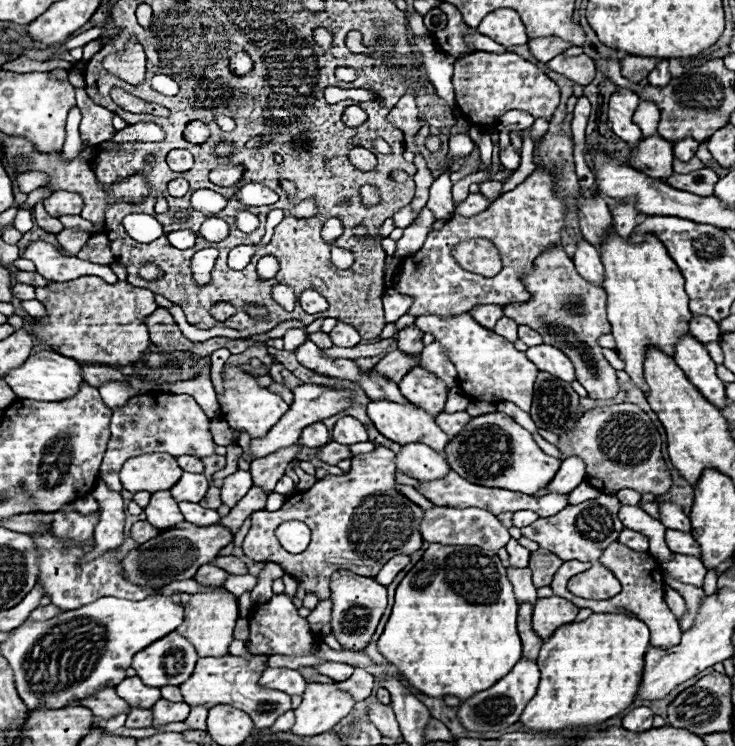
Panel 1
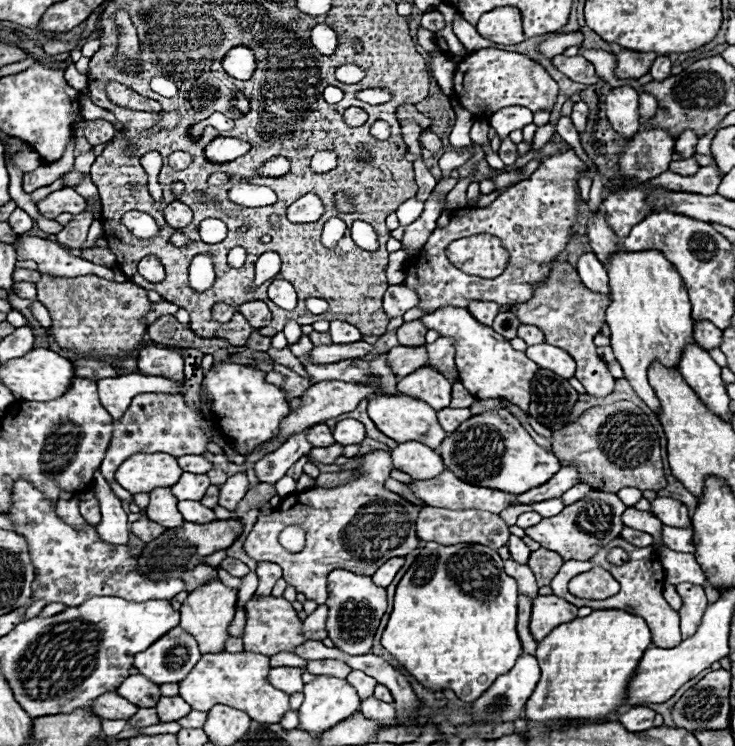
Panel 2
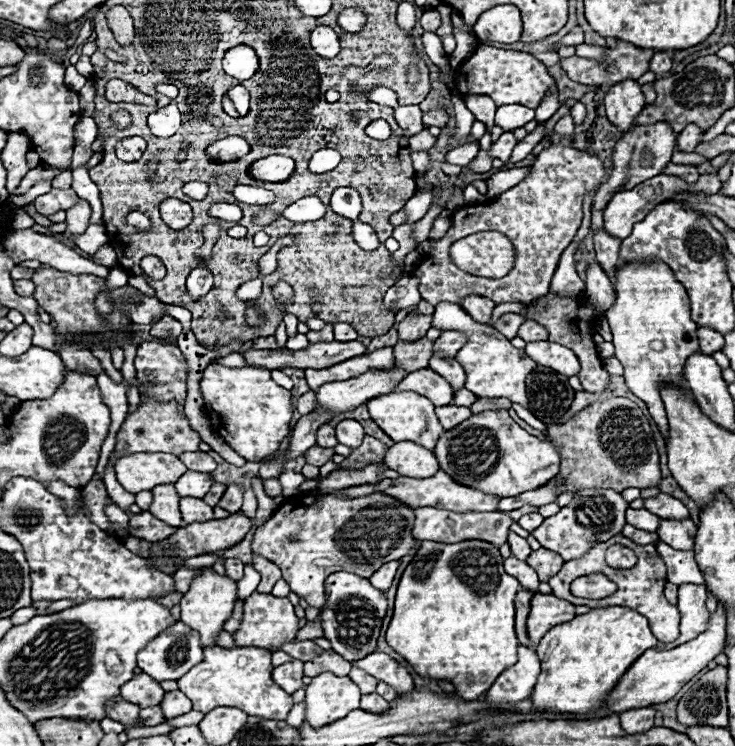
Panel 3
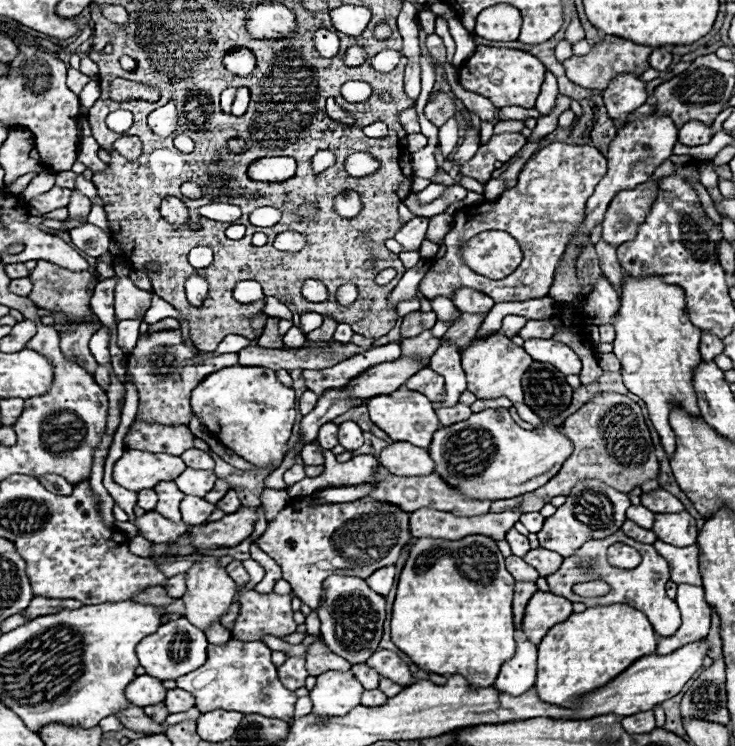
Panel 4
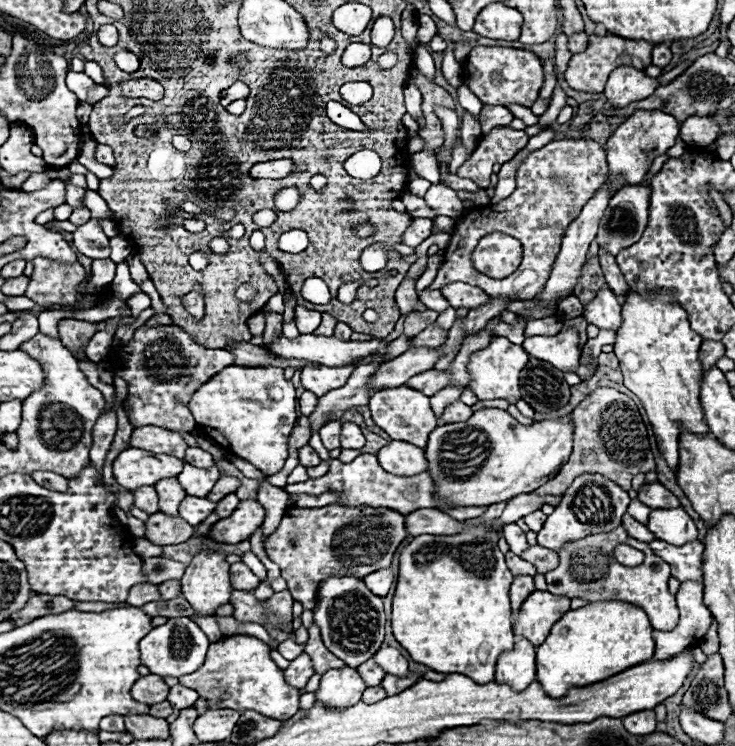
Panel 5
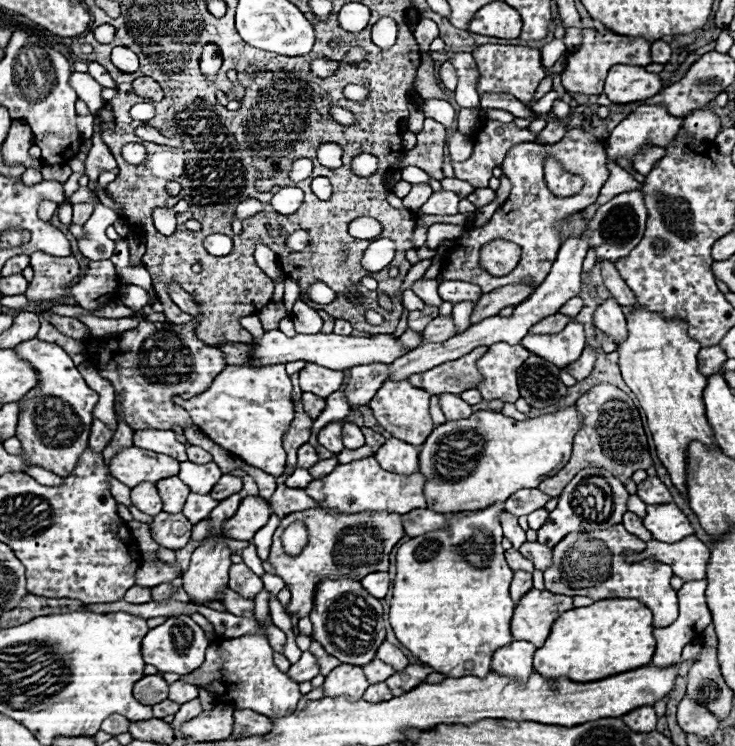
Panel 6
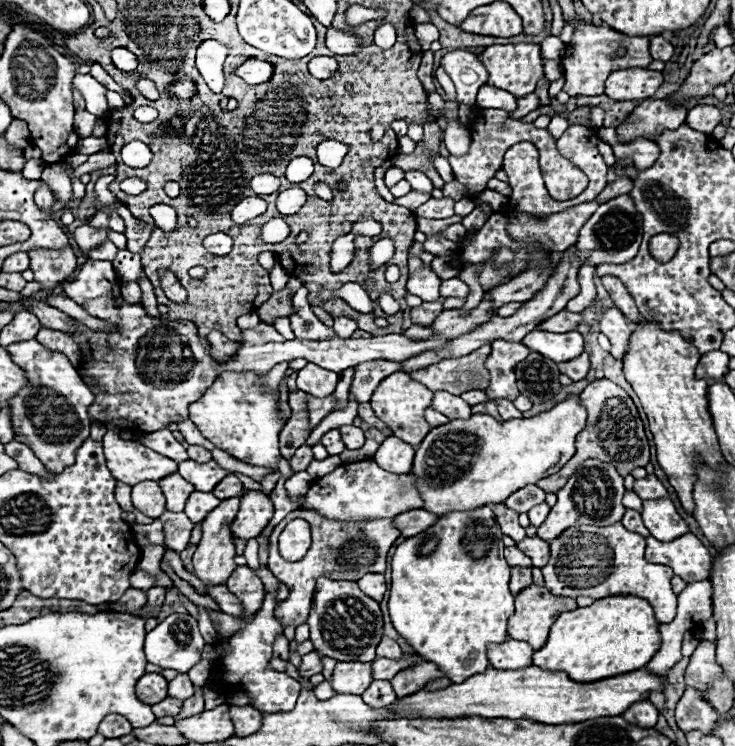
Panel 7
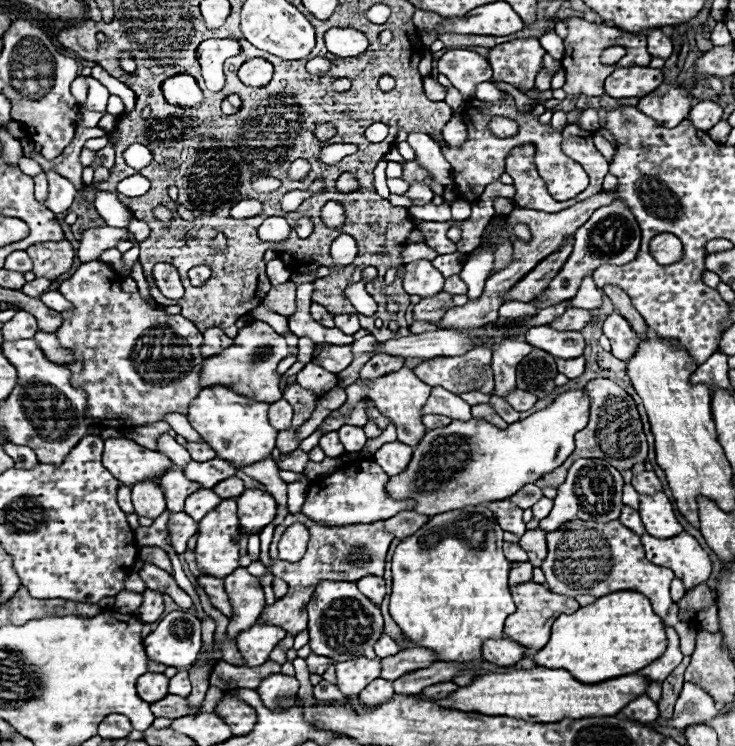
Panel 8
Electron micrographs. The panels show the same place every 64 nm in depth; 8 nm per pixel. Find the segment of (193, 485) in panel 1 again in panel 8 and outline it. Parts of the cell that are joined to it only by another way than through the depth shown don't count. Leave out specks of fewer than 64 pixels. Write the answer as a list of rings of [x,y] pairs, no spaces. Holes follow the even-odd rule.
[[[214,458],[208,462],[194,462],[192,460],[190,464],[186,464],[186,468],[182,468],[182,472],[190,480],[200,482],[202,488],[214,488],[214,484],[236,476],[236,468],[222,458]]]

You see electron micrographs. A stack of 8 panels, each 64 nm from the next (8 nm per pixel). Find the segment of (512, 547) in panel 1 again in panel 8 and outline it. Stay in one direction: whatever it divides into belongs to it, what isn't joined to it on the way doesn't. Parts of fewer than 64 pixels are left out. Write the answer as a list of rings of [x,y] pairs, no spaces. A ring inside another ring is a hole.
[[[494,500],[494,502],[486,502],[484,506],[494,512],[496,522],[500,524],[502,530],[514,532],[518,536],[522,536],[526,532],[524,522],[522,522],[522,508],[518,508],[514,502],[510,502],[510,500]]]

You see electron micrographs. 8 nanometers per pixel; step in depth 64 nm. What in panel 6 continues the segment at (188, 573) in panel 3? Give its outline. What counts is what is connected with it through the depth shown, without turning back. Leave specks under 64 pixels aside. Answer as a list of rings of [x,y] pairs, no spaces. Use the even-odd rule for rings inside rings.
[[[158,584],[152,588],[152,600],[154,602],[162,602],[168,600],[172,594],[172,584]]]

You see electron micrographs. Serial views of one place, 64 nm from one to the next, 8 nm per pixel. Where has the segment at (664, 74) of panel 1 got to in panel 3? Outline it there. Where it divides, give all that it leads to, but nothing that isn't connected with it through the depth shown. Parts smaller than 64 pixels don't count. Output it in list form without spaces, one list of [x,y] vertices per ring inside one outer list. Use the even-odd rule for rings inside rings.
[[[656,52],[650,60],[650,70],[656,74],[664,74],[672,68],[672,58],[666,52]]]

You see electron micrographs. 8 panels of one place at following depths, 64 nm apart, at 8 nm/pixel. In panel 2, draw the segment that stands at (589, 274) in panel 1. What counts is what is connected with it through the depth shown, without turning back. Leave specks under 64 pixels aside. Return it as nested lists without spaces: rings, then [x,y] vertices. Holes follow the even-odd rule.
[[[592,252],[580,256],[580,260],[578,260],[578,274],[580,274],[580,278],[582,278],[582,282],[586,284],[588,290],[604,294],[604,296],[610,294],[608,272],[606,272],[604,264]]]

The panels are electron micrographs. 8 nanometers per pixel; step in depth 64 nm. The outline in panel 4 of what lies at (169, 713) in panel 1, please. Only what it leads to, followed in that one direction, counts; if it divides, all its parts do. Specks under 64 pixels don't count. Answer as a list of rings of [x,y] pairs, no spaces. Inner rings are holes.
[[[172,688],[172,690],[168,690],[168,696],[164,702],[166,702],[166,708],[170,710],[170,714],[176,714],[176,712],[190,710],[196,704],[196,698],[194,698],[194,694],[190,694],[182,688]]]

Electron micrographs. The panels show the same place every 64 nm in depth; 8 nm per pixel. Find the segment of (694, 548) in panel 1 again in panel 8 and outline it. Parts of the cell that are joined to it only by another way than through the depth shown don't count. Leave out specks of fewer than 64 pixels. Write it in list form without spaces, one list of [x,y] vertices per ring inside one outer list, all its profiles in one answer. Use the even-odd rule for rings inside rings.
[[[664,492],[656,494],[640,494],[640,508],[638,508],[644,528],[648,534],[656,538],[670,538],[682,532],[682,524],[676,520],[670,500],[664,496]]]

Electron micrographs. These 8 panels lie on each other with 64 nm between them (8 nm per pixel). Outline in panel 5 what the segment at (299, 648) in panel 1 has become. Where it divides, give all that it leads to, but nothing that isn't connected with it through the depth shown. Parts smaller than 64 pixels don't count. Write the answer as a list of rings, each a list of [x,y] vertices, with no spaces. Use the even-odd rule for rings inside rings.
[[[232,590],[230,604],[234,606],[234,618],[240,622],[258,622],[258,624],[272,624],[280,628],[280,620],[292,622],[292,596],[288,590],[276,592],[270,600],[258,602],[254,594]]]

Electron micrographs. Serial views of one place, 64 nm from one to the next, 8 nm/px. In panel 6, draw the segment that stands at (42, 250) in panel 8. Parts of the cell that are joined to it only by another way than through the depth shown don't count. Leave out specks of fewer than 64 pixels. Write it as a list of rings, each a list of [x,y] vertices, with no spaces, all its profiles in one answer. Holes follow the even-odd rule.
[[[34,252],[30,256],[30,266],[34,268],[34,280],[26,290],[26,298],[34,302],[64,300],[68,296],[70,282],[80,274],[80,266],[74,256],[58,258],[46,252]]]

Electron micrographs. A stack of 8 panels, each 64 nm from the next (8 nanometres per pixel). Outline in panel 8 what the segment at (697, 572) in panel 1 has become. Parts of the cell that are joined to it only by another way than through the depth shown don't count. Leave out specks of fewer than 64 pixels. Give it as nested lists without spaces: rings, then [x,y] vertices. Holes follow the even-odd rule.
[[[680,532],[672,538],[654,538],[650,534],[642,534],[640,538],[646,558],[658,566],[672,568],[674,576],[684,582],[686,590],[692,590],[696,584],[708,580],[712,562],[696,538],[688,532]]]

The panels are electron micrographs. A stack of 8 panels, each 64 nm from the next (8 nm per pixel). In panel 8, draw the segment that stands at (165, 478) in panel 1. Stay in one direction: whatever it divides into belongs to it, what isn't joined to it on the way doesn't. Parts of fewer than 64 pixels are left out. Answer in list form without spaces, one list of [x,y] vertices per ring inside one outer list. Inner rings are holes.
[[[124,436],[108,438],[104,440],[104,444],[104,466],[126,486],[172,468],[172,462],[164,454],[148,450]]]

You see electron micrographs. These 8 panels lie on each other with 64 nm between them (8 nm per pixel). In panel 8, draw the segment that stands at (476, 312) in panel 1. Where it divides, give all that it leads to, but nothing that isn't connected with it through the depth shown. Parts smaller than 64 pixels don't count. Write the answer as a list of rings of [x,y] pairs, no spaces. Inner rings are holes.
[[[454,274],[454,276],[446,278],[444,292],[450,292],[450,294],[466,294],[466,284],[462,282],[462,278],[458,274]]]

